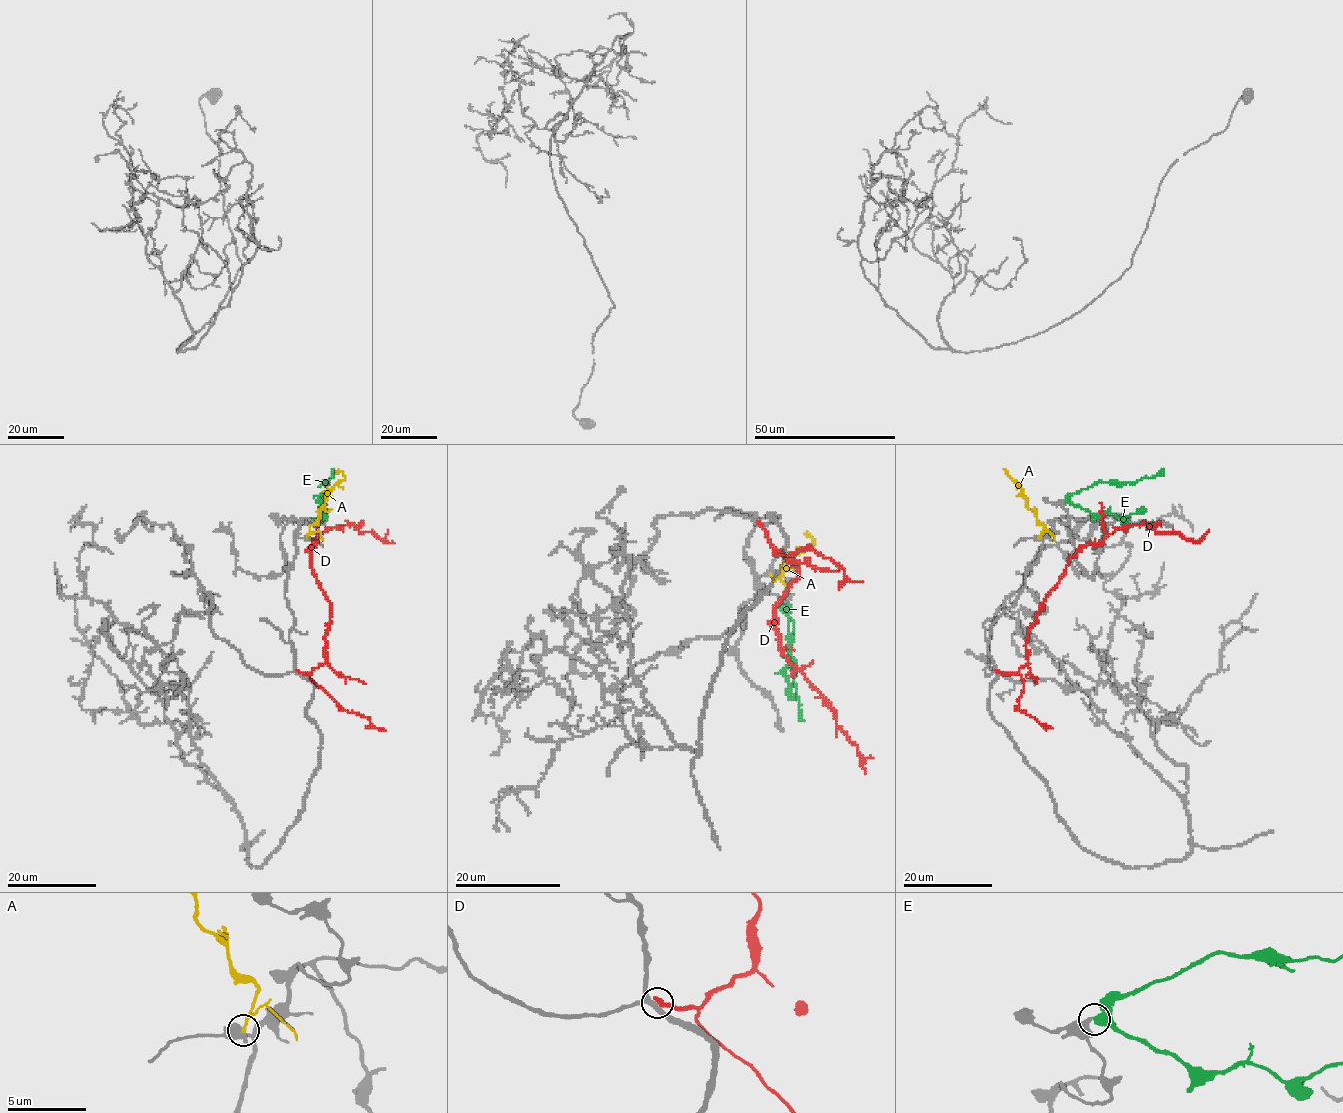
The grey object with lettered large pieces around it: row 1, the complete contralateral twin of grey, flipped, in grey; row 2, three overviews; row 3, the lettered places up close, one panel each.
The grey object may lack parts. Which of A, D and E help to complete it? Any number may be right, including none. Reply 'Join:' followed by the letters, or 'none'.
Join: none

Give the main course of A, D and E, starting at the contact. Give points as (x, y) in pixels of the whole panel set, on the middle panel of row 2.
A: (771, 575), (777, 579), (785, 570), (788, 559), (803, 551), (814, 541), (811, 536), (803, 533)
D: (759, 525), (773, 546), (793, 557), (797, 570), (774, 607), (778, 649), (834, 713), (865, 774)
E: (786, 604), (785, 609), (793, 621), (789, 645), (801, 721)

